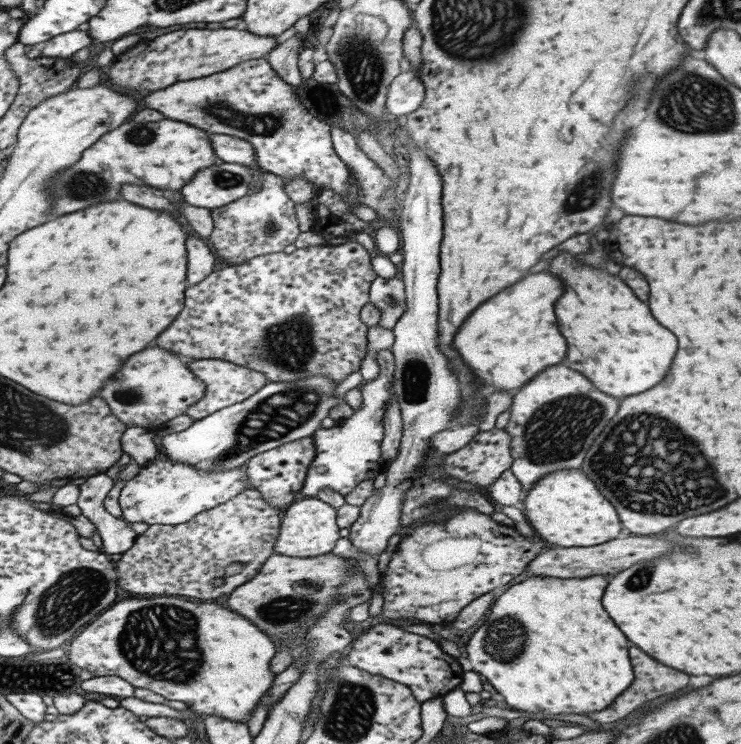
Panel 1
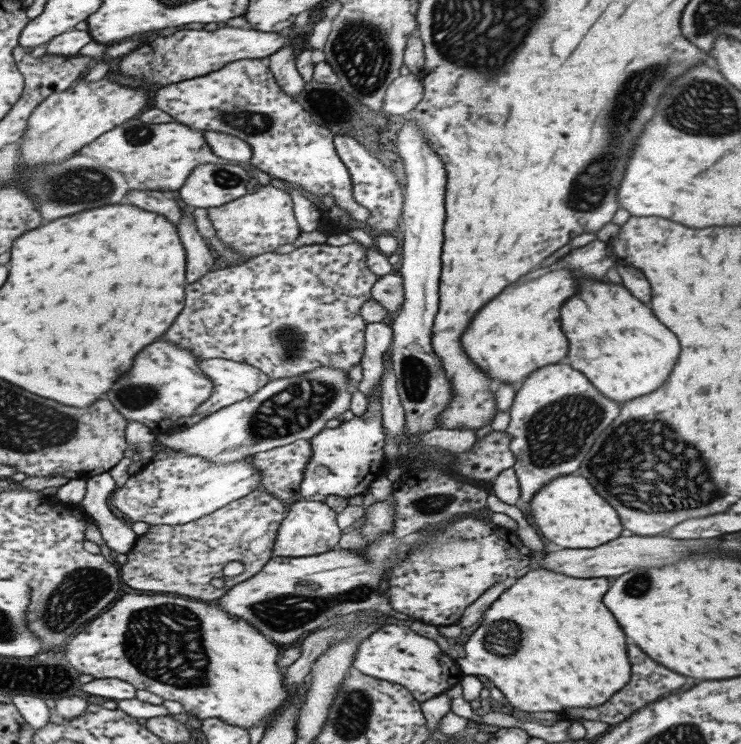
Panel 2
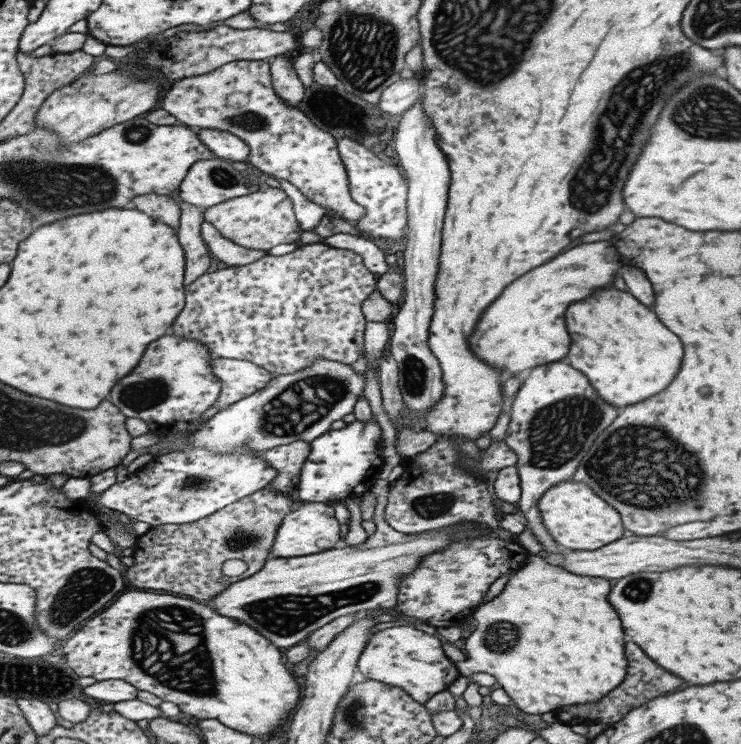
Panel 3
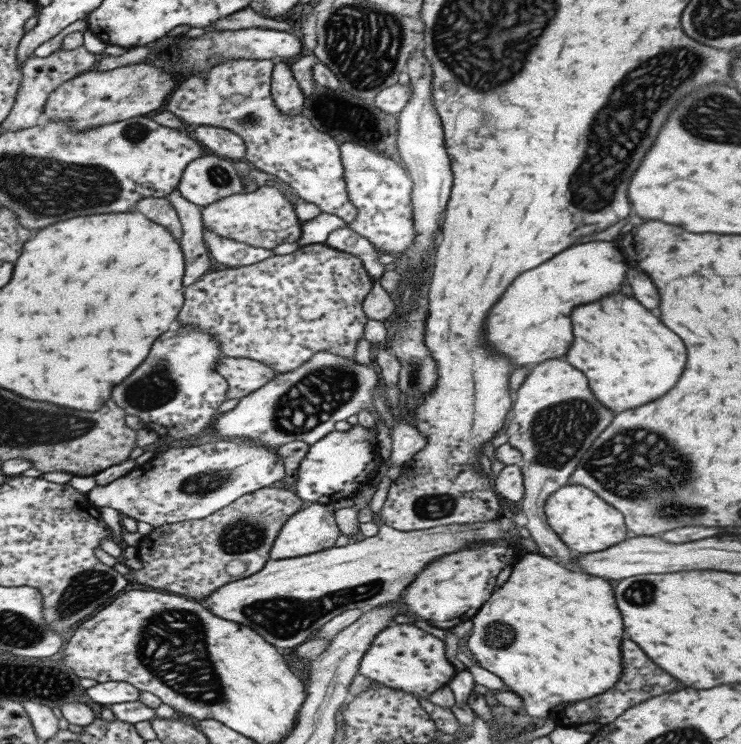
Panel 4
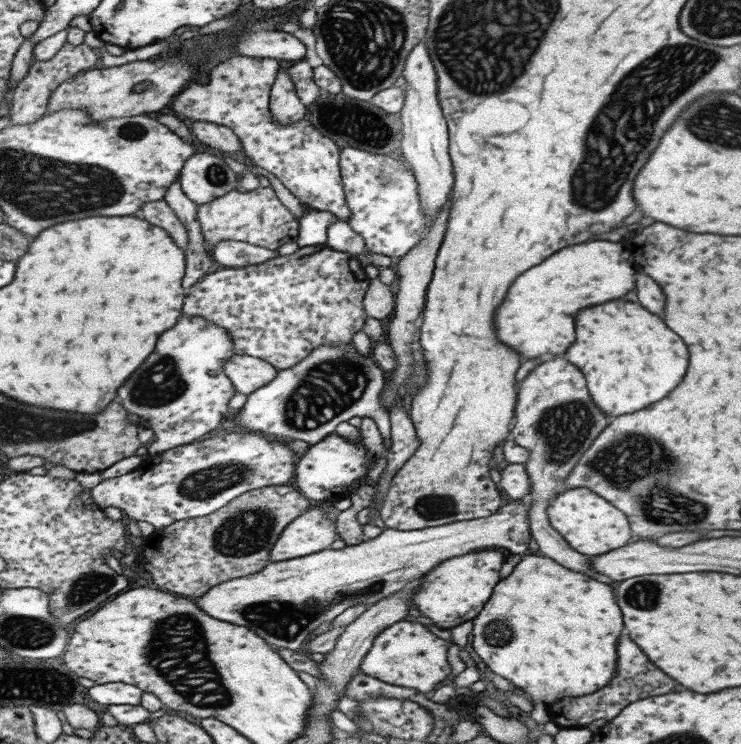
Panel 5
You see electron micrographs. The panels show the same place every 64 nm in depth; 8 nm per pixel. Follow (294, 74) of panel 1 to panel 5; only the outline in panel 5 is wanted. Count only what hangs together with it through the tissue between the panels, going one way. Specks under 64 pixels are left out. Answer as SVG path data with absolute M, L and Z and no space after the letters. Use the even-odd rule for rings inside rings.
M278 68L278 76L271 88L269 114L276 125L294 125L305 119L307 108L300 103L300 98L288 68Z

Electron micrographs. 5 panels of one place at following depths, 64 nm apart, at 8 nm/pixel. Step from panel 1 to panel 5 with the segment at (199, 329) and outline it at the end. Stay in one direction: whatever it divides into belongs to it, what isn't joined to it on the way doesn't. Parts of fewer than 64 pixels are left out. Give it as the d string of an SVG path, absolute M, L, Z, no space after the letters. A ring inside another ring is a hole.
M325 245L300 247L294 254L278 255L257 265L214 271L186 290L184 314L200 315L224 327L232 337L236 355L252 355L264 359L278 370L292 368L320 345L352 341L367 319L363 309L364 295L370 282L365 268L356 256Z

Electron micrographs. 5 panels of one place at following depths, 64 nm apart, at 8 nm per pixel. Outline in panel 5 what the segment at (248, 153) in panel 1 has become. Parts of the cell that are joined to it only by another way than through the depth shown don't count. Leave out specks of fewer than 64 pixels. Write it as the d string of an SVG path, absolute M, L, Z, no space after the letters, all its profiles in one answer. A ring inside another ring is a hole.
M192 121L191 134L200 143L210 145L210 148L218 149L226 155L243 152L242 143L238 141L234 132L225 126Z

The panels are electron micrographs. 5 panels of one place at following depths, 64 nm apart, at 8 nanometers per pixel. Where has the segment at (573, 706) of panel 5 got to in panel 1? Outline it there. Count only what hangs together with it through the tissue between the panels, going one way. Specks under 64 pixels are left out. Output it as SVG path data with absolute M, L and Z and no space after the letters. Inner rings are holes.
M630 648L630 660L632 660L632 666L634 666L634 680L630 685L628 690L624 690L624 694L616 697L610 706L604 708L604 710L599 710L599 712L590 712L588 717L592 720L604 724L609 722L616 722L620 718L626 718L628 715L632 714L635 710L640 708L642 704L658 698L658 696L672 696L672 692L680 691L680 688L684 688L690 680L688 674L682 674L678 670L672 670L656 660L652 660L648 654L640 652L638 648Z

